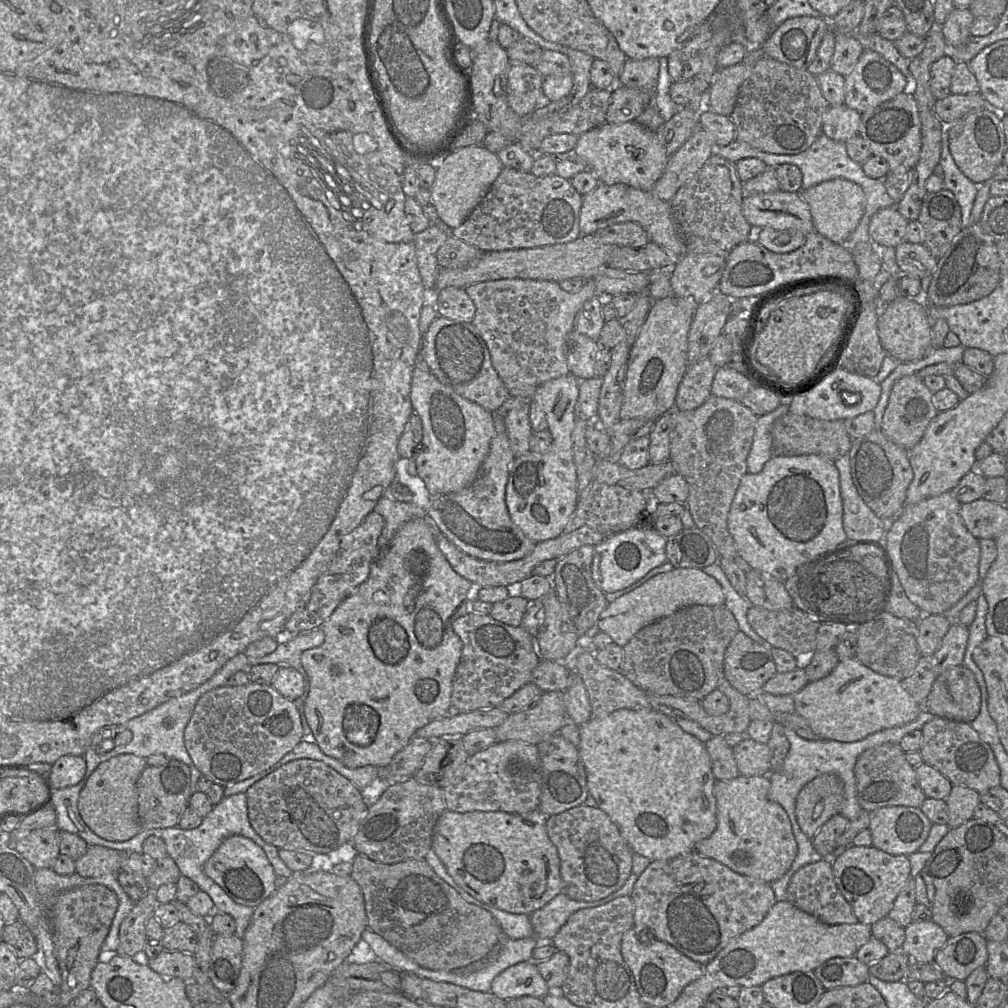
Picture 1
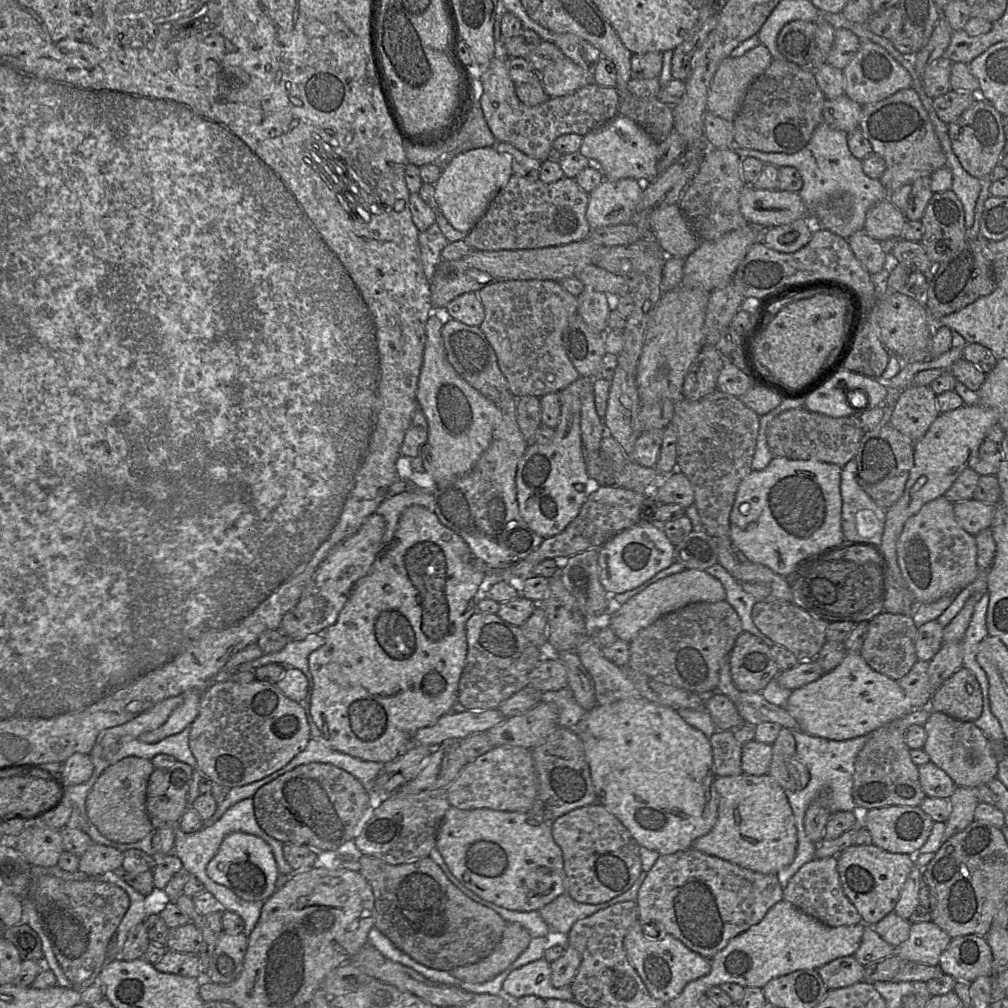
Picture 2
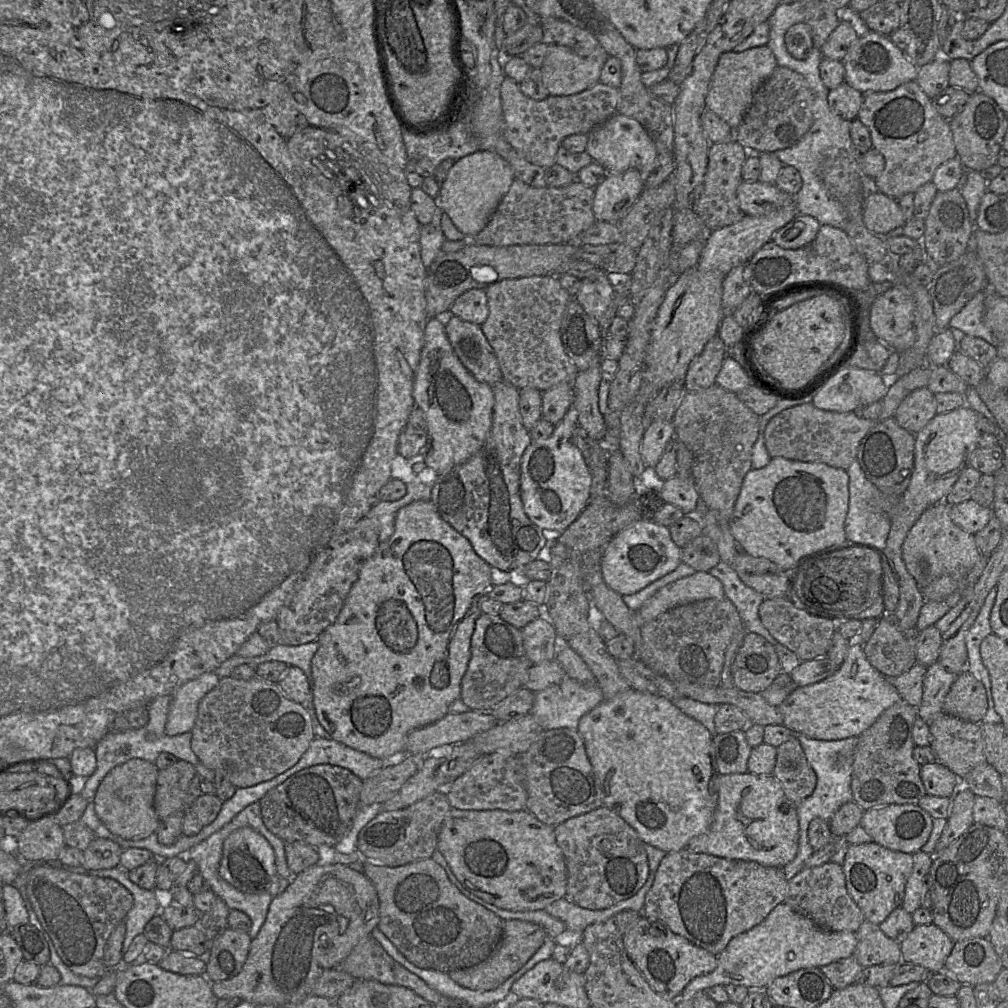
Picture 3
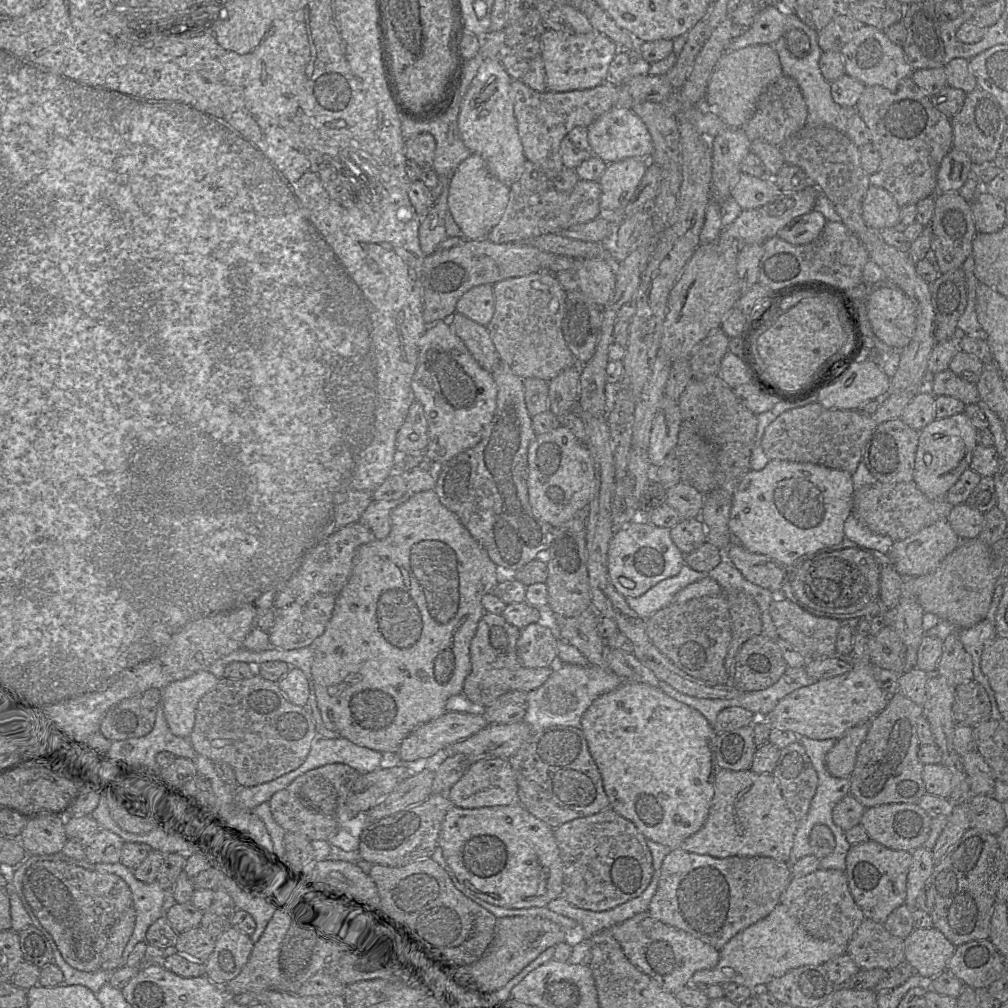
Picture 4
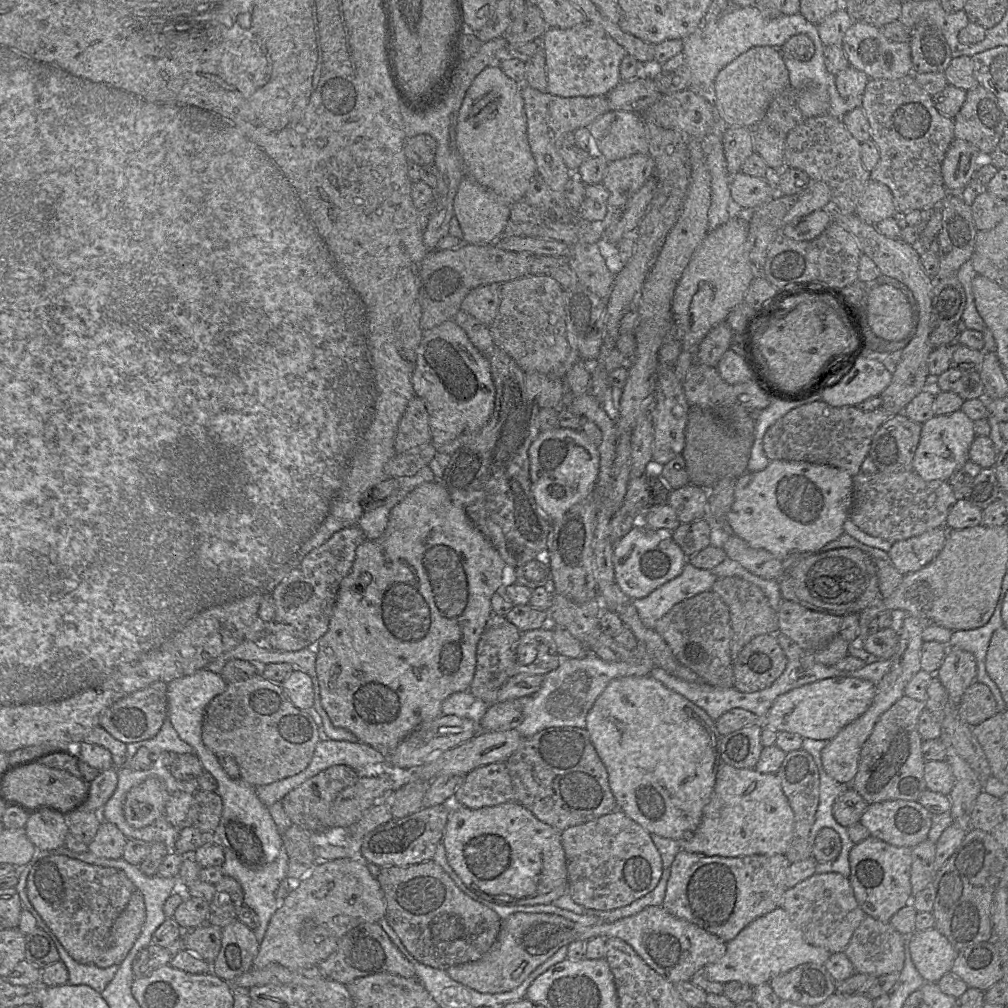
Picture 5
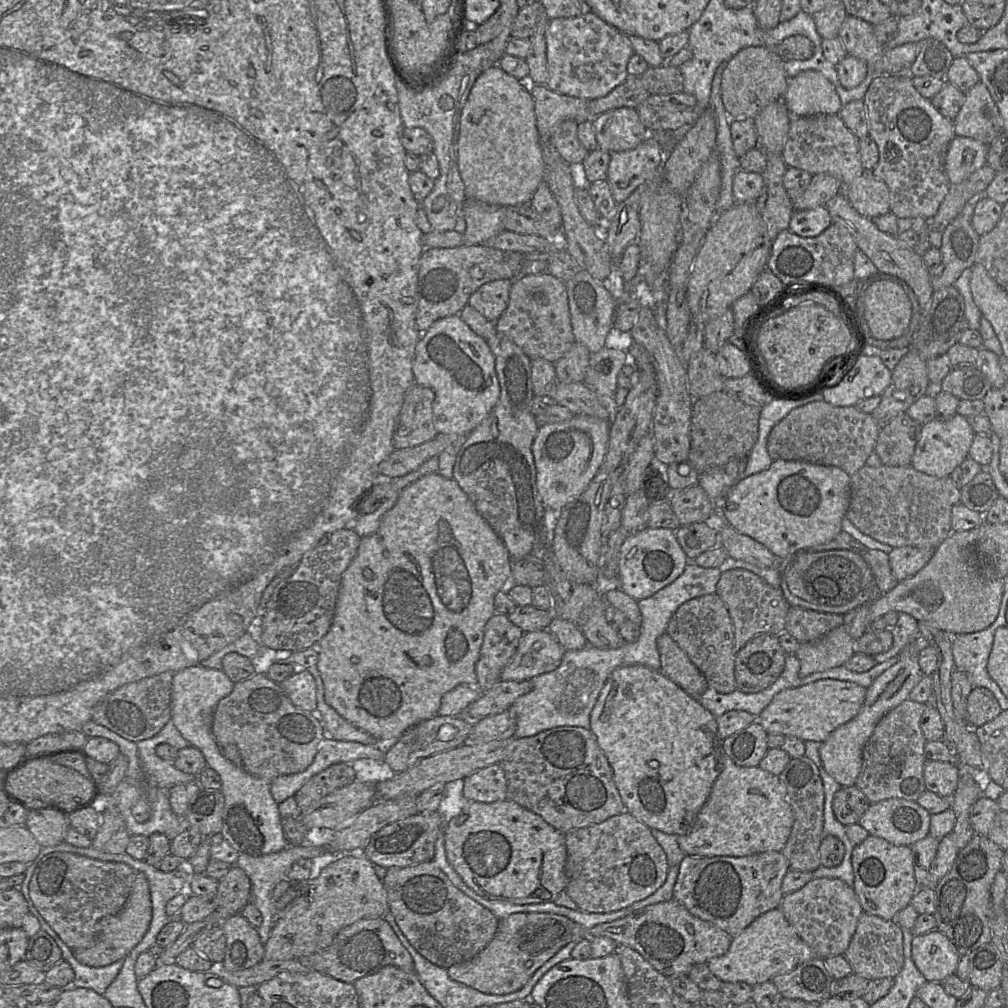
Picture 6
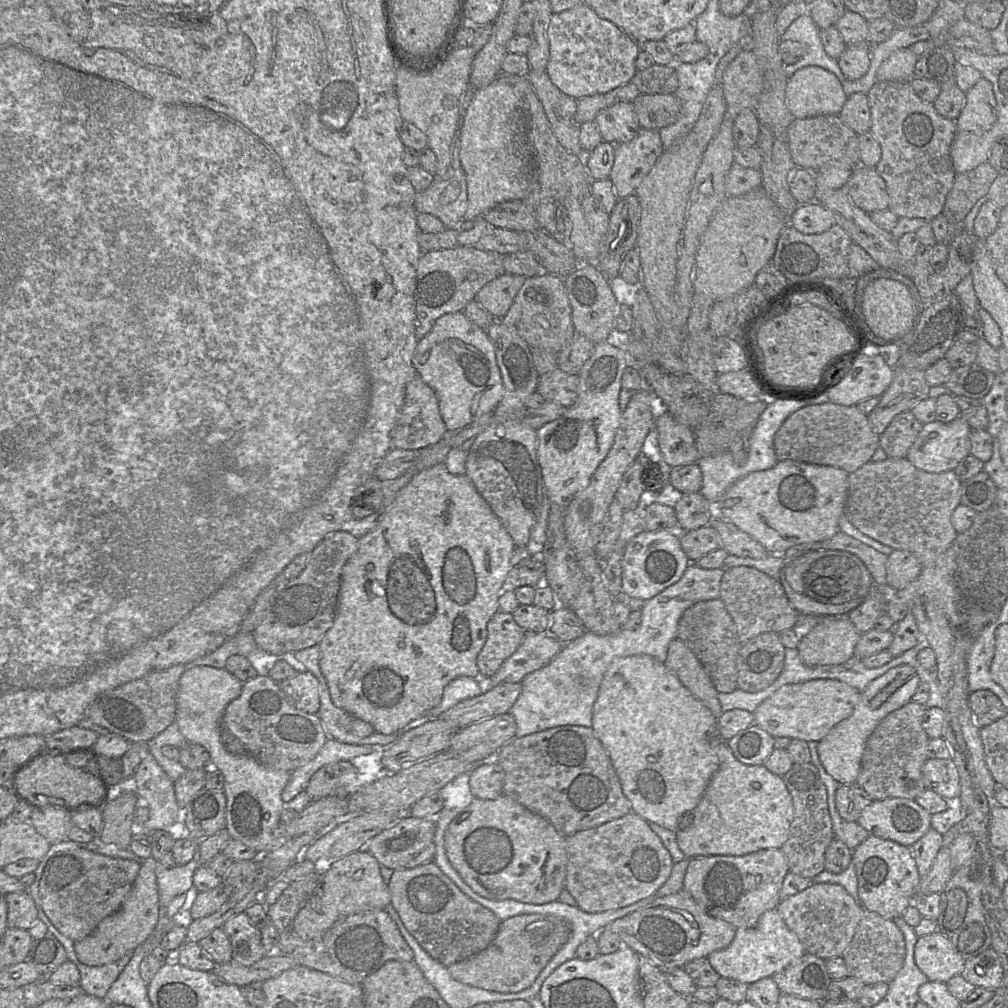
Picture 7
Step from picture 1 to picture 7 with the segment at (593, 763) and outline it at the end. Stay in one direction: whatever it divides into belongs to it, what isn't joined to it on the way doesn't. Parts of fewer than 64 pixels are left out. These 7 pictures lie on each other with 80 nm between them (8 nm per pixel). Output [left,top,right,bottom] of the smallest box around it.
[592,655,725,831]

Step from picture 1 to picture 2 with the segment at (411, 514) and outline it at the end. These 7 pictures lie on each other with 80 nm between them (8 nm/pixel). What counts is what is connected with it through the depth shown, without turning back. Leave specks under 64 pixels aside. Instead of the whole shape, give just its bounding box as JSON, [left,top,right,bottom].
[375,488,433,545]

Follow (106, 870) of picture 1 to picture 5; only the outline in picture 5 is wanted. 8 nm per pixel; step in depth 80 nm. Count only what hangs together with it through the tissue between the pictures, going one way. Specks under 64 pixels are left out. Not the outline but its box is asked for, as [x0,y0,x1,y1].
[87,820,127,858]

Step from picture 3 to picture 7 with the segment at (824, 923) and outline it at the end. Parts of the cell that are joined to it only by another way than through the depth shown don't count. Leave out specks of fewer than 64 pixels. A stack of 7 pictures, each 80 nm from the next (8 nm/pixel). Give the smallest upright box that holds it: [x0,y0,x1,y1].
[777,882,863,960]

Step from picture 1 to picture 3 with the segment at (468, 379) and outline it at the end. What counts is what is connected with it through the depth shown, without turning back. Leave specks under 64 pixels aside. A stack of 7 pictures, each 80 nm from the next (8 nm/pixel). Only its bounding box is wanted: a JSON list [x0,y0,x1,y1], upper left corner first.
[444,314,503,388]

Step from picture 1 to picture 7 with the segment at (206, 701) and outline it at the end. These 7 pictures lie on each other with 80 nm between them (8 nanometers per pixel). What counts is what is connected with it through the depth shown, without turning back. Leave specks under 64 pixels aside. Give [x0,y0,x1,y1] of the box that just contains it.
[222,675,328,772]

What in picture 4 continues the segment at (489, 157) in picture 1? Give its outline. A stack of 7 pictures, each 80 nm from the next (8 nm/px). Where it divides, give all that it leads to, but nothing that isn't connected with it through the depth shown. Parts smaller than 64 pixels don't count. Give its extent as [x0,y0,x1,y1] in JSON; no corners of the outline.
[448,154,510,240]

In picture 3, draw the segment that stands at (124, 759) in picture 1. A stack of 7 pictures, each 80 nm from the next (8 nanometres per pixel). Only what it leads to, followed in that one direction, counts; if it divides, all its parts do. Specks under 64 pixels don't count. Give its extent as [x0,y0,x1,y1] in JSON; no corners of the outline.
[93,758,160,841]

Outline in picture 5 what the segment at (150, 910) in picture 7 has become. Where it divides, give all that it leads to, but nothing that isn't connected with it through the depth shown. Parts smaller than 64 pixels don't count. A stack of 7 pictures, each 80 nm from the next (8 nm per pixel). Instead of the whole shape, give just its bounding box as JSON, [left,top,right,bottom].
[93,889,145,968]

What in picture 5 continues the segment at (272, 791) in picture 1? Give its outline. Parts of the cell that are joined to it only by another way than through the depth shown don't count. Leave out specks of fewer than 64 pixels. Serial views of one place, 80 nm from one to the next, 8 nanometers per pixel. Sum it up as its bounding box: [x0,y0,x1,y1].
[281,765,358,833]

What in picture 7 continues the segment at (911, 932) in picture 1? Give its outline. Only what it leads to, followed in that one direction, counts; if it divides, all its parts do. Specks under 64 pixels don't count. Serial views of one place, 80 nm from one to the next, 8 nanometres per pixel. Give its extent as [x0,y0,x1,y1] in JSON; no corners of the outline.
[914,931,965,983]

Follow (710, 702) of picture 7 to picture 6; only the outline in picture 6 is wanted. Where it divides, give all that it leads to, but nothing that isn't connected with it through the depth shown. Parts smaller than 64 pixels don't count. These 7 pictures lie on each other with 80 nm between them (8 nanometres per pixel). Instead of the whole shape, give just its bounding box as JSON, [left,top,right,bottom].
[657,634,708,700]

